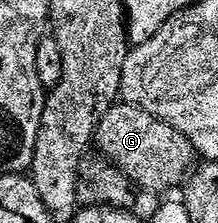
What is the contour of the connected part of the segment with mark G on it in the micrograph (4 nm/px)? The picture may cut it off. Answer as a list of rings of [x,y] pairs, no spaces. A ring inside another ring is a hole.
[[[112,106],[99,124],[95,146],[142,191],[162,192],[180,187],[195,166],[195,151],[187,136],[137,106]]]

